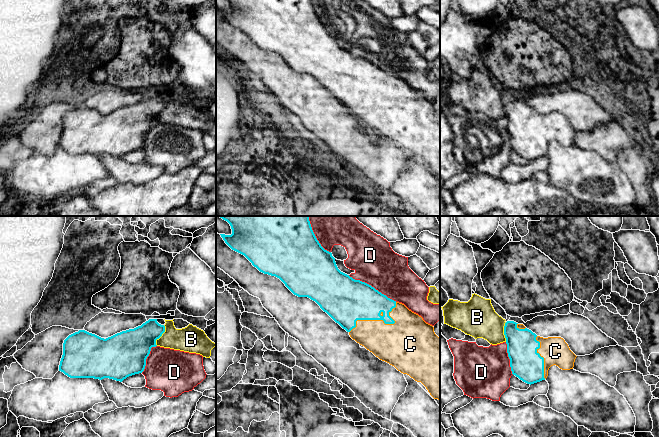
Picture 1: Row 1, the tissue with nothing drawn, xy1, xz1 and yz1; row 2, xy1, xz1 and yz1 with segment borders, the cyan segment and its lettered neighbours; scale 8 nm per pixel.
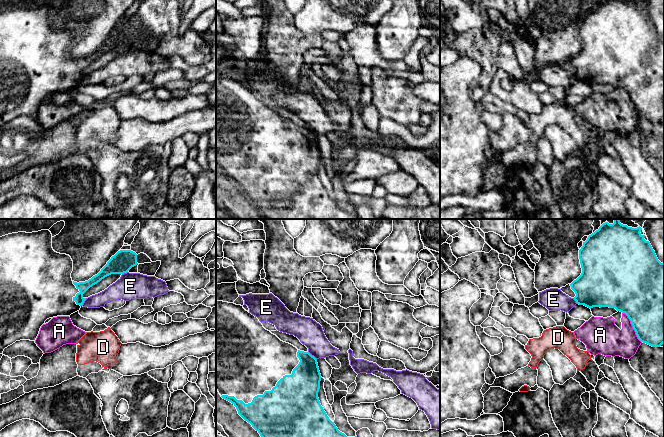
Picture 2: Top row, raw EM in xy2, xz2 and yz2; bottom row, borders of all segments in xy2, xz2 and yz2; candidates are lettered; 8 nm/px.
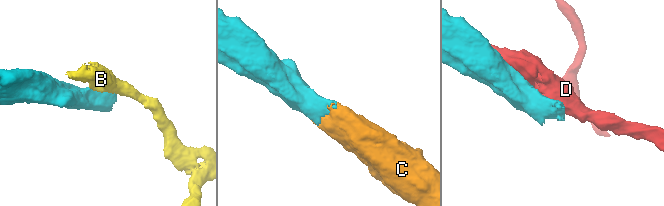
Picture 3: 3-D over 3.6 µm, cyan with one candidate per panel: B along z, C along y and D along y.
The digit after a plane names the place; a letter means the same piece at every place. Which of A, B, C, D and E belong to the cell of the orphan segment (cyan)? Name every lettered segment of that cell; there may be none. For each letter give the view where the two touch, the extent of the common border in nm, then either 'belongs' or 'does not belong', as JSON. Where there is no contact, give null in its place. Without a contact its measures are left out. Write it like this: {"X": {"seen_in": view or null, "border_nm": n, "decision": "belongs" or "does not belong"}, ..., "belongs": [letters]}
{"A": {"seen_in": "yz2", "border_nm": 300, "decision": "does not belong"}, "B": {"seen_in": "xy1", "border_nm": 180, "decision": "does not belong"}, "C": {"seen_in": "xz1", "border_nm": 460, "decision": "belongs"}, "D": {"seen_in": "xz1", "border_nm": 440, "decision": "does not belong"}, "E": {"seen_in": "xz2", "border_nm": 100, "decision": "does not belong"}, "belongs": ["C"]}

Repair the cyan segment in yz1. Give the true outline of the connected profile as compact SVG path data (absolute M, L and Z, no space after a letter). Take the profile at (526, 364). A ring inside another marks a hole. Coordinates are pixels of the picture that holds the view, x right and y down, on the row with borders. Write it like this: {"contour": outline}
{"contour": "M514 321L505 323L504 335L512 374L527 384L545 380L553 365L562 370L574 367L577 356L561 337L537 336Z"}

